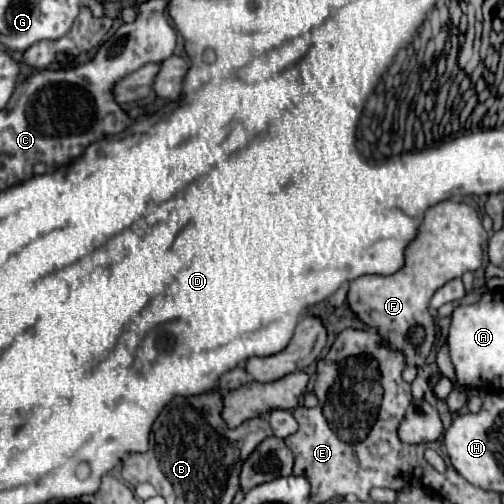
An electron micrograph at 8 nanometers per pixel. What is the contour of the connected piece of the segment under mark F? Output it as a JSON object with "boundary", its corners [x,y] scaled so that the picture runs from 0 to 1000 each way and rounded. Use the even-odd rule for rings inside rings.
{"boundary":[[[875,399],[847,415],[843,435],[831,450],[827,470],[804,494],[804,526],[772,546],[720,546],[708,550],[696,569],[688,597],[696,613],[712,625],[720,641],[748,653],[760,673],[772,673],[776,685],[808,708],[815,724],[847,720],[847,704],[863,677],[863,641],[851,625],[851,593],[859,581],[879,569],[887,558],[915,550],[923,538],[942,538],[958,518],[958,482],[966,478],[966,458],[954,446],[946,419],[935,407]],[[835,645],[843,653],[843,673],[835,685],[823,685],[812,653]]]}

